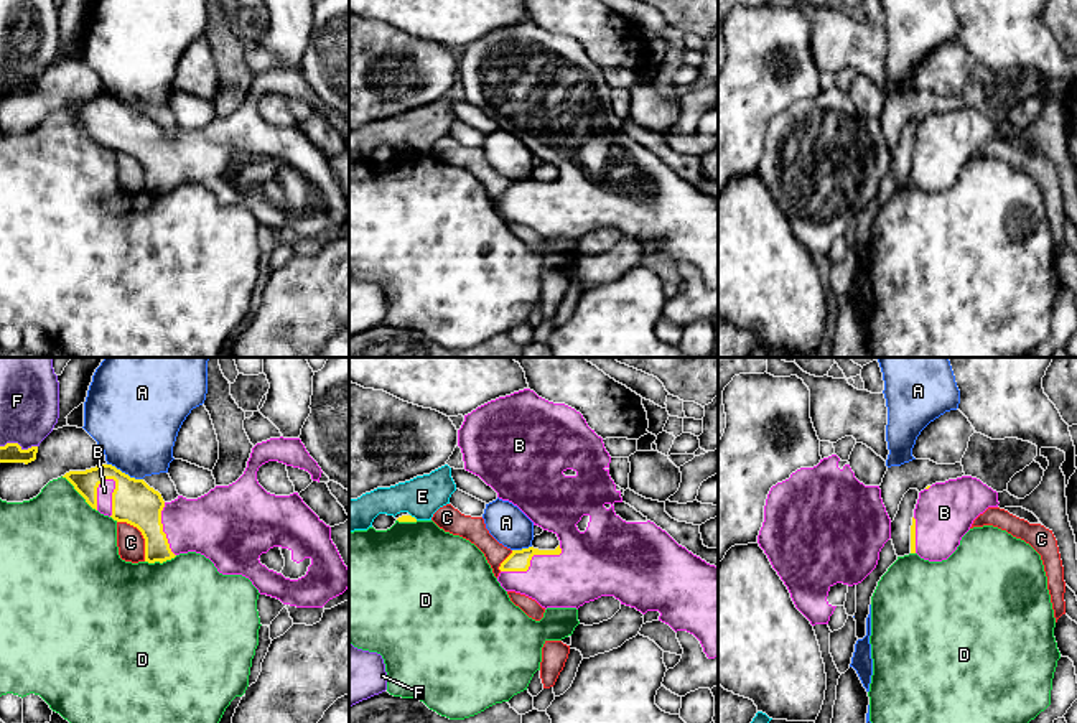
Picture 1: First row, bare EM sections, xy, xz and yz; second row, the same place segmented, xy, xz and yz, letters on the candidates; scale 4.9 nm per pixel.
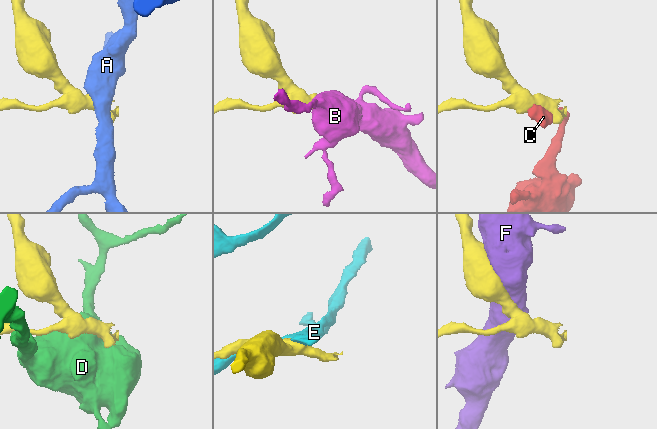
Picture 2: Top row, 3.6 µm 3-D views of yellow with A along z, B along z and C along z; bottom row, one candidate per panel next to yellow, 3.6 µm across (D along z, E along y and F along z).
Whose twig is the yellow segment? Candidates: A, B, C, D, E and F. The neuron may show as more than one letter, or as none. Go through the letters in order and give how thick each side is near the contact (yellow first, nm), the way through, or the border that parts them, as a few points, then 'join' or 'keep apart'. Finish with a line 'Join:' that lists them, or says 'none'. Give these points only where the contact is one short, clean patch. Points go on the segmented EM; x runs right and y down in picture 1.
A: calibres 220 and 400 nm; keep apart
B: calibres 220 and 80 nm; join
C: calibres 220 and 140 nm; keep apart
D: calibres 160 and 460 nm; keep apart
E: calibres 30 and 200 nm; keep apart
F: calibres 100 and 280 nm; keep apart
Join: B

